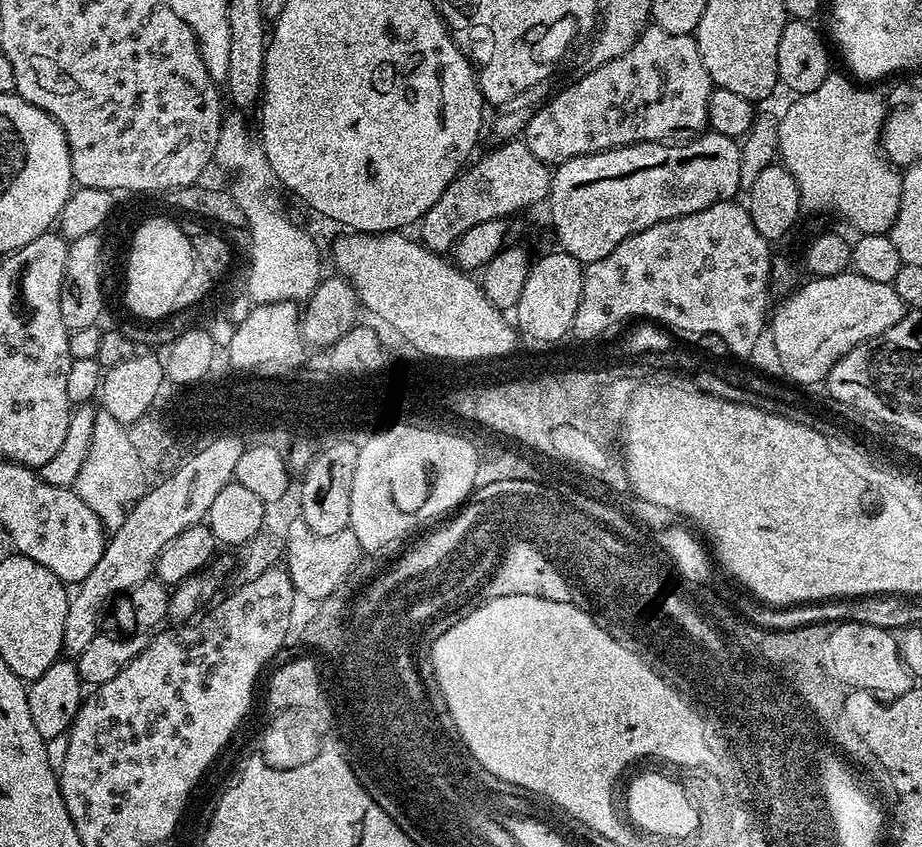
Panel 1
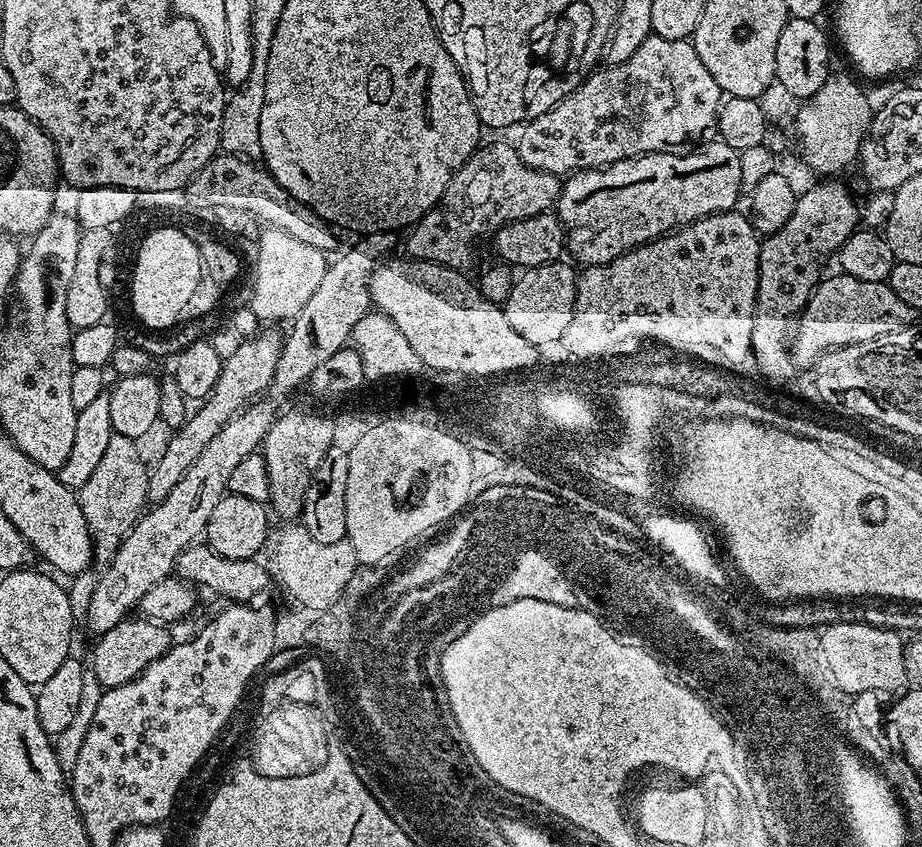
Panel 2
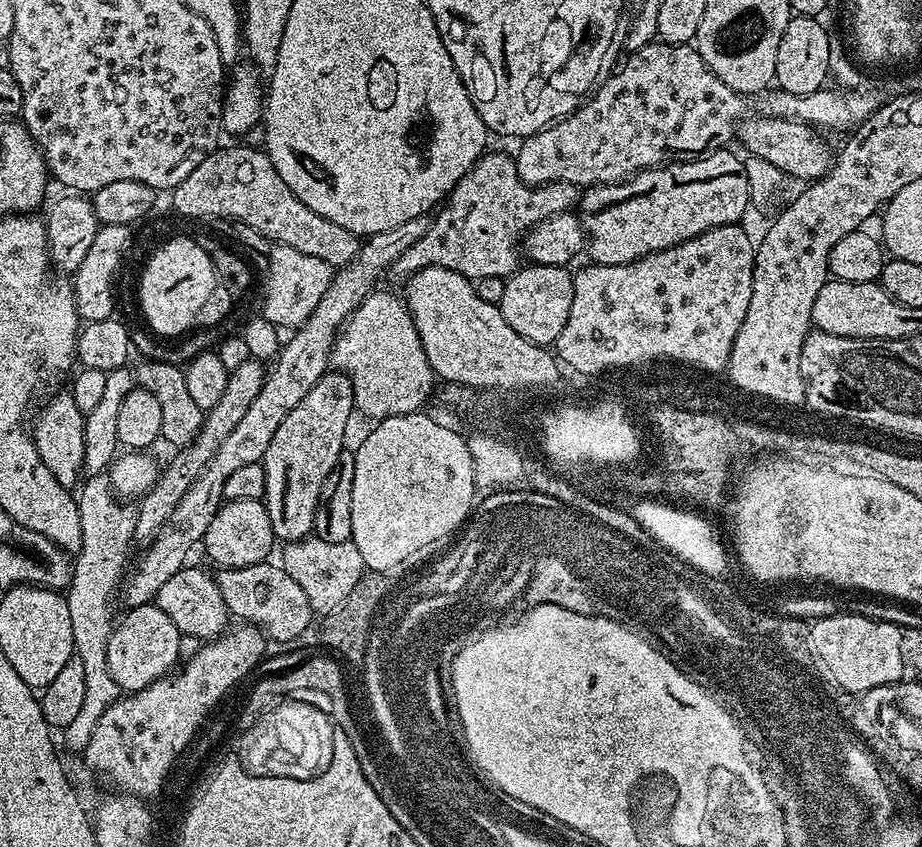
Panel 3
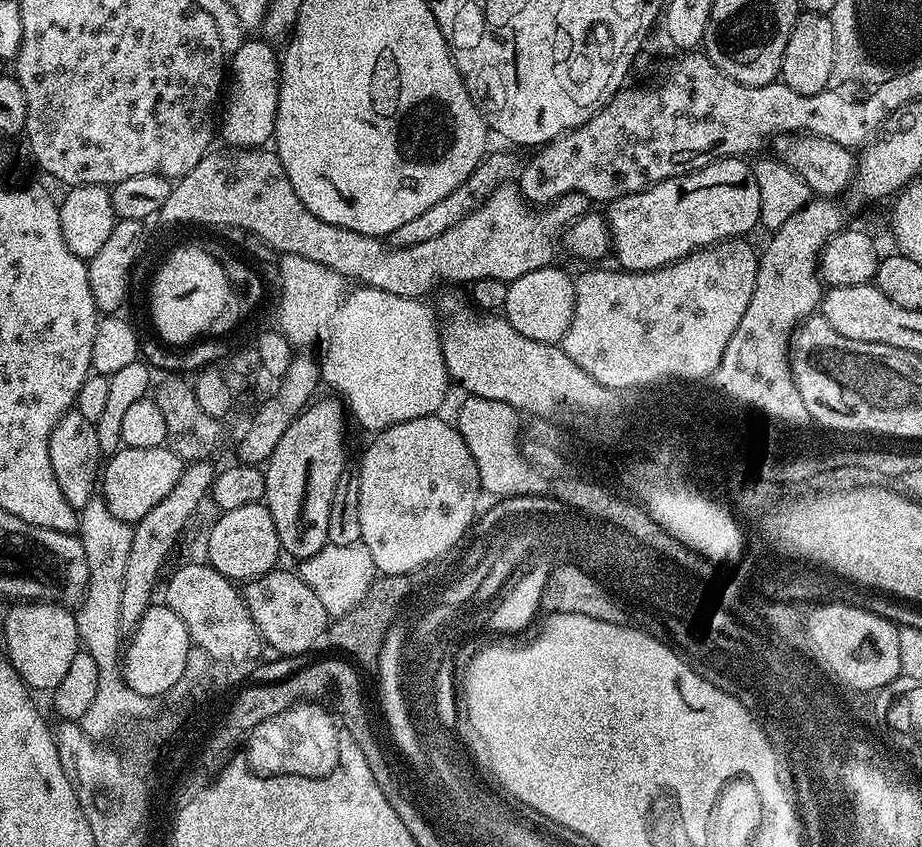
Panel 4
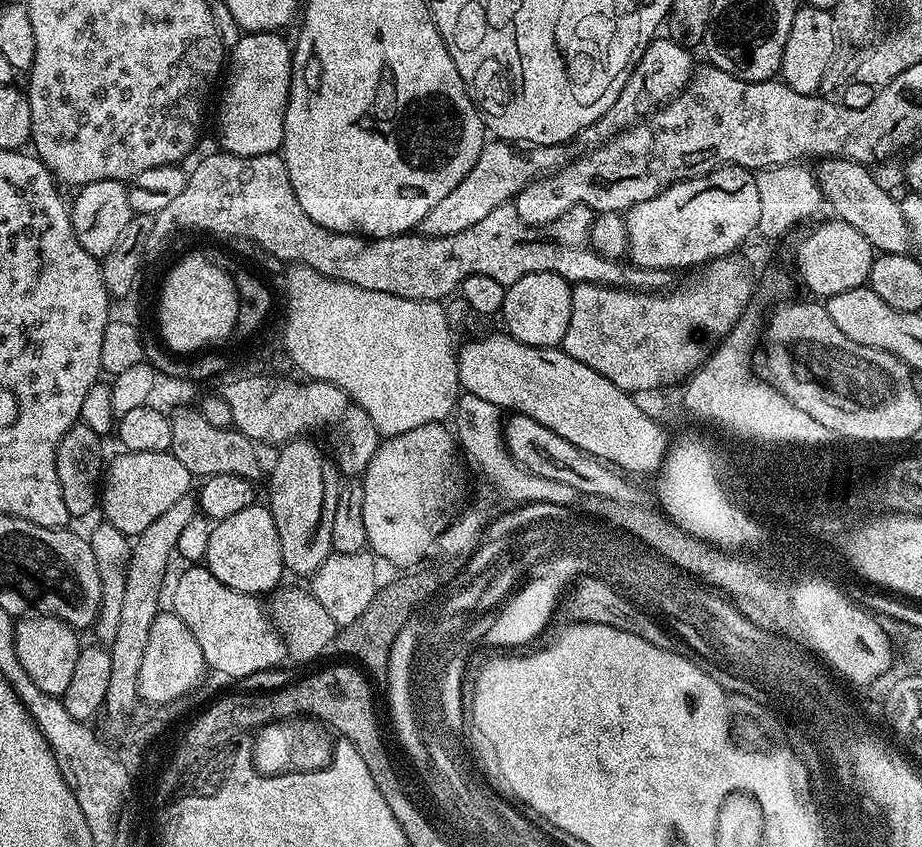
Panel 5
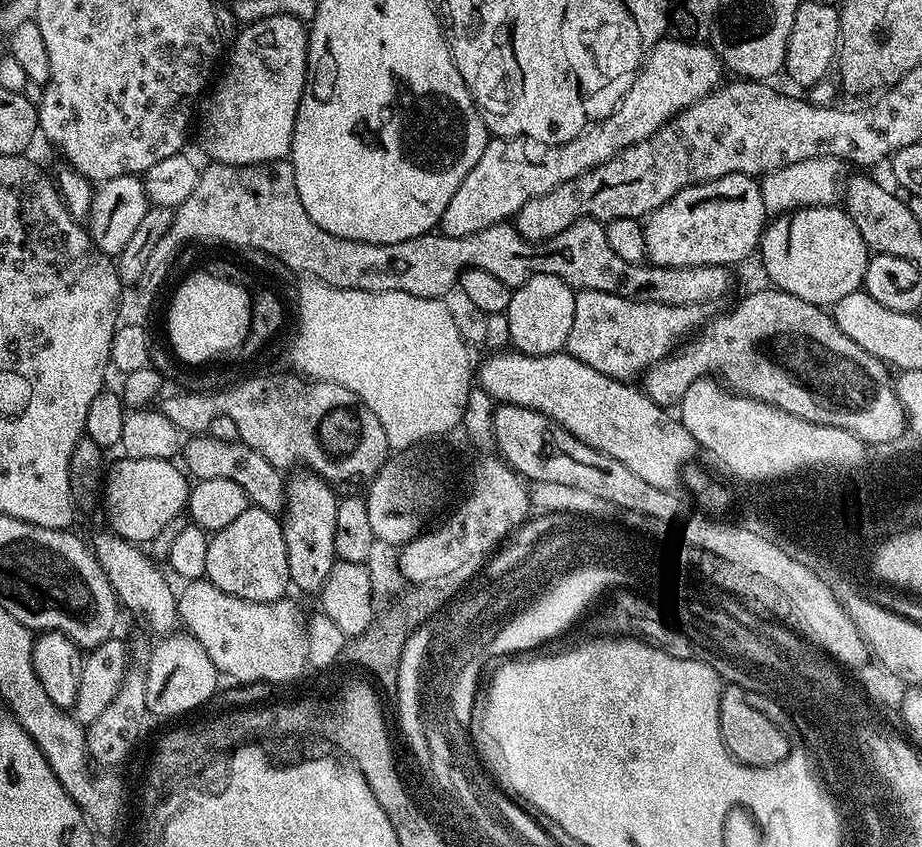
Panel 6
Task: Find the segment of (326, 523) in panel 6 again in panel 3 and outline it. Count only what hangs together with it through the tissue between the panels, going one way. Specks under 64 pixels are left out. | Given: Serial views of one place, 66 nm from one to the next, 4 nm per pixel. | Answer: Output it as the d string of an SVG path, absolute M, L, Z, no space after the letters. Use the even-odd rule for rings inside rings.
M329 370L312 390L282 418L282 426L274 430L274 438L270 438L270 446L266 450L262 461L266 474L266 490L264 491L264 505L270 514L272 535L277 541L291 542L307 540L314 532L314 514L318 510L318 498L322 494L322 486L334 470L340 453L345 451L344 435L348 432L348 419L354 416L356 399L352 389L352 380L339 370Z

